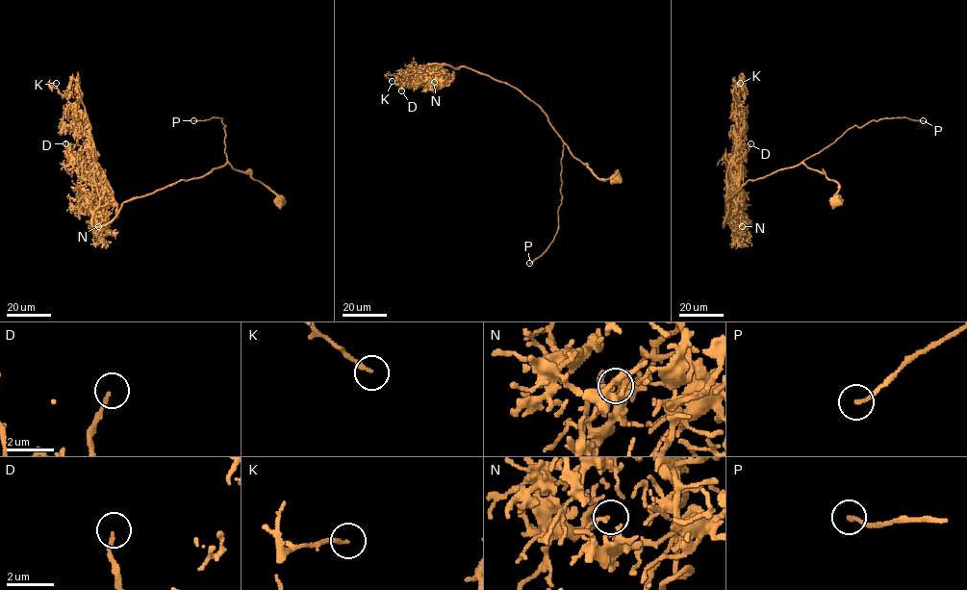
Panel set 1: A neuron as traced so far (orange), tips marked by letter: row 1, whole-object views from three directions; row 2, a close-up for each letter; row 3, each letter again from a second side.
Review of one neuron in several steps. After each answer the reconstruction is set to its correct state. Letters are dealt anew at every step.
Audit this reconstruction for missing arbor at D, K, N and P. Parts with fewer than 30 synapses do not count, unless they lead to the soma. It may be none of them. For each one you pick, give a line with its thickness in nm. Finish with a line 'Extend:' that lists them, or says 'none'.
P: calibre 150 nm
Extend: P

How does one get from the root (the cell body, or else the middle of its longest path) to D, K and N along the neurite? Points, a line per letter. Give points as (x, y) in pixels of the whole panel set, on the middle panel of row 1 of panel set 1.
D: (615, 176), (599, 179), (535, 103), (488, 75), (428, 64), (435, 66), (403, 79), (401, 90)
K: (615, 176), (599, 179), (535, 103), (488, 75), (428, 64), (435, 65), (429, 77), (387, 75), (392, 81)
N: (615, 176), (599, 179), (509, 85), (428, 64), (434, 82)

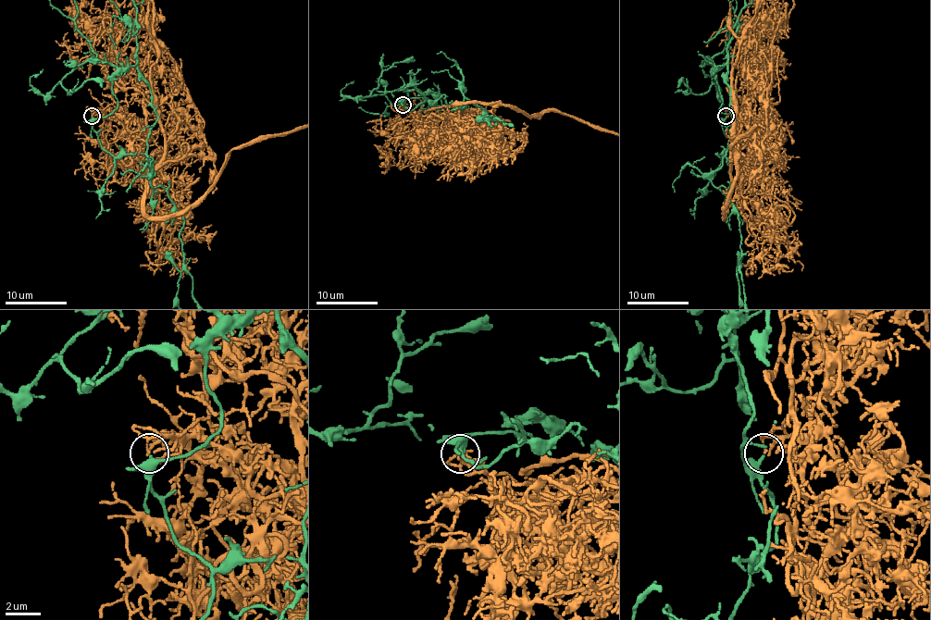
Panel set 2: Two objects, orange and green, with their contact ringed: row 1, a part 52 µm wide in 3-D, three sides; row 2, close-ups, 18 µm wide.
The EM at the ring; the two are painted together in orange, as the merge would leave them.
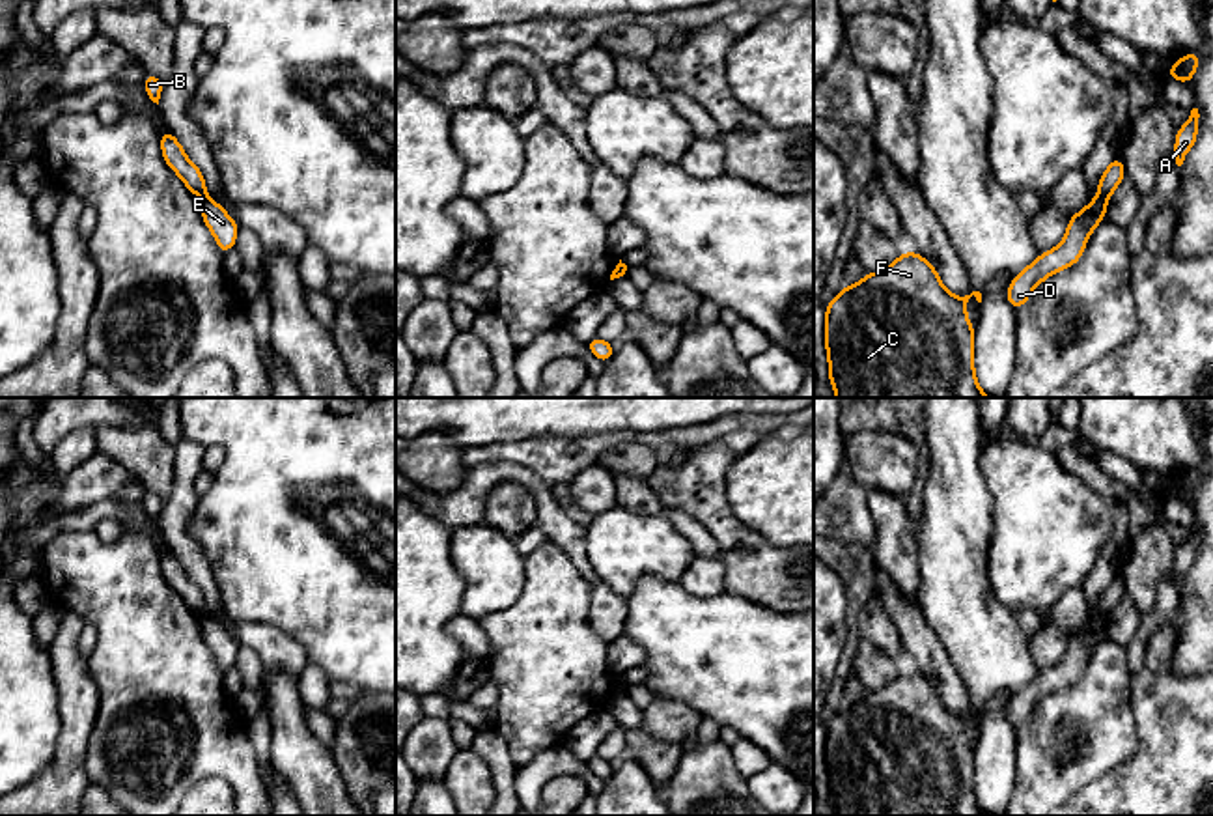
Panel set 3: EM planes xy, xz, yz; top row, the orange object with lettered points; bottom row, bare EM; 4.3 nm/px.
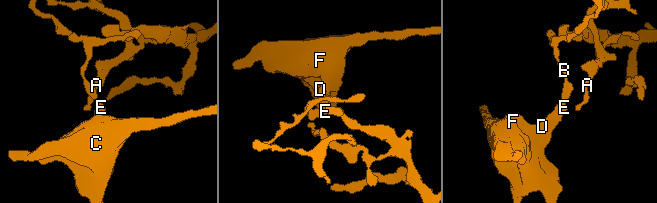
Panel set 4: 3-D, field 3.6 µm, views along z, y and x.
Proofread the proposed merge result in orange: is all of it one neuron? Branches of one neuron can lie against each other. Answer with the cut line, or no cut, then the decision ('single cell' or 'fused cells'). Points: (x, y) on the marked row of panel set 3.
yz (1098, 196), (1105, 202) | fused cells

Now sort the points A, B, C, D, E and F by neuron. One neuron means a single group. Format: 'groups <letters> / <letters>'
groups A B / C D E F

